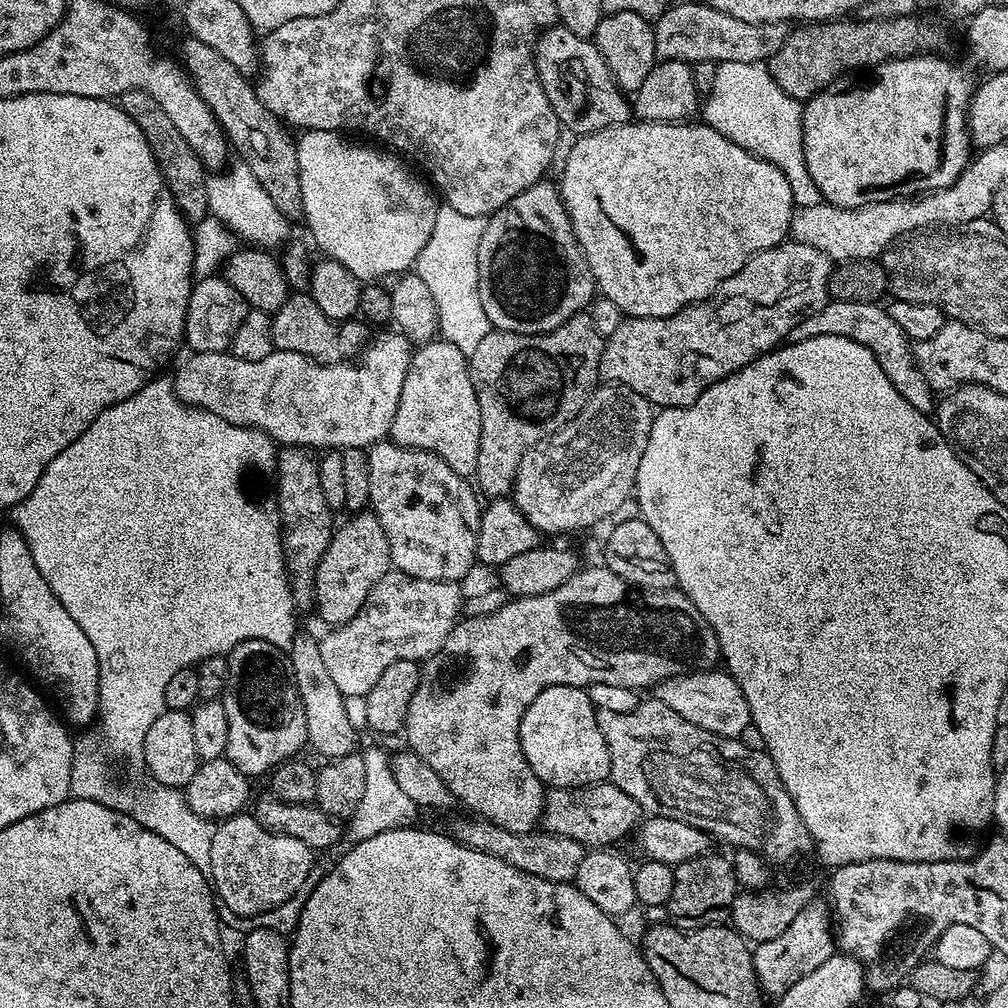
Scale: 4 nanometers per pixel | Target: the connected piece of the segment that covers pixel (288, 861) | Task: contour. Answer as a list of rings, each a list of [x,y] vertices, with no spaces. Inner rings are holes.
[[[241,814],[216,824],[214,842],[210,846],[210,880],[214,885],[215,895],[219,903],[224,904],[236,916],[262,916],[274,910],[274,906],[282,906],[282,902],[292,899],[299,888],[304,887],[314,863],[314,850],[306,846],[306,842],[298,842],[298,838],[279,836],[266,830],[258,823],[255,815]]]

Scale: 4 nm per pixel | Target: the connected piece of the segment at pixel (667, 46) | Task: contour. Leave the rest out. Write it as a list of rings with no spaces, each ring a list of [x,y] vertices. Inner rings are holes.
[[[702,2],[666,7],[654,20],[654,50],[660,60],[687,60],[694,65],[699,60],[717,62],[767,62],[782,46],[790,31],[788,24],[755,24],[730,18],[722,10],[714,10]]]

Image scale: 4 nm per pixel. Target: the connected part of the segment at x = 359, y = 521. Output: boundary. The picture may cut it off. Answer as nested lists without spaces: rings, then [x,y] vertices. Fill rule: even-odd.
[[[365,510],[347,517],[344,525],[332,534],[328,552],[322,556],[316,567],[314,608],[320,611],[328,626],[339,626],[350,622],[358,610],[370,598],[374,586],[393,567],[390,542],[386,542],[386,530],[378,522],[375,512]]]

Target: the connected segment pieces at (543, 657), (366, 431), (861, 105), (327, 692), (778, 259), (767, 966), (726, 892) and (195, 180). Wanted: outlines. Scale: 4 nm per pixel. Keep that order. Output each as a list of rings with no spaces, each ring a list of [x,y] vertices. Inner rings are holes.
[[[606,566],[599,567],[581,567],[566,582],[562,582],[562,586],[558,586],[558,590],[550,590],[550,594],[517,596],[509,599],[508,603],[502,606],[502,610],[498,610],[494,614],[461,619],[450,630],[446,642],[442,642],[438,651],[423,661],[418,690],[414,692],[414,698],[410,700],[410,710],[403,726],[403,731],[408,732],[407,747],[419,755],[423,762],[429,764],[430,769],[434,770],[445,786],[453,792],[457,801],[461,805],[464,803],[472,811],[469,813],[485,820],[492,820],[498,826],[502,826],[514,834],[533,831],[541,823],[544,815],[546,785],[540,781],[538,774],[534,774],[534,770],[530,770],[530,762],[526,762],[526,754],[522,754],[522,742],[520,741],[522,714],[526,714],[526,710],[530,710],[530,702],[534,702],[534,698],[538,698],[538,694],[542,694],[542,690],[559,684],[584,688],[598,682],[606,682],[606,686],[626,686],[637,690],[648,687],[651,689],[661,680],[683,676],[686,672],[715,669],[720,660],[718,638],[714,634],[710,622],[706,622],[706,618],[702,618],[702,614],[698,614],[694,602],[690,602],[690,598],[683,592],[672,588],[637,588],[627,584],[621,576],[614,574]]]
[[[391,330],[384,332],[381,336],[373,335],[370,343],[360,353],[358,362],[345,362],[343,364],[319,364],[318,361],[310,359],[309,356],[303,356],[297,352],[281,352],[274,350],[262,362],[242,362],[242,358],[227,352],[197,352],[189,355],[189,360],[177,370],[174,375],[176,386],[176,396],[182,403],[190,408],[201,408],[207,412],[218,414],[227,424],[237,424],[243,428],[257,428],[259,432],[265,432],[271,440],[280,446],[307,446],[309,449],[317,450],[343,450],[346,448],[369,449],[373,444],[381,443],[391,433],[394,414],[398,410],[398,398],[402,398],[402,382],[406,382],[406,370],[412,361],[414,344],[403,332]]]
[[[921,54],[919,56],[903,56],[897,60],[883,60],[881,64],[873,64],[871,68],[859,74],[848,74],[843,78],[827,84],[820,92],[815,92],[803,105],[802,111],[802,146],[806,170],[814,180],[814,186],[820,191],[820,199],[835,208],[861,208],[867,204],[877,204],[887,200],[915,198],[939,188],[951,186],[968,167],[970,159],[970,137],[968,134],[968,106],[972,103],[974,80],[967,76],[956,64],[943,60],[940,54]]]
[[[304,630],[297,631],[292,645],[286,649],[288,661],[292,664],[292,677],[296,683],[298,694],[302,698],[302,706],[306,710],[306,730],[308,744],[325,761],[337,760],[343,756],[351,756],[357,751],[356,728],[352,725],[352,716],[348,713],[346,698],[338,690],[338,686],[330,678],[326,670],[326,661],[322,658],[319,639]]]
[[[789,239],[783,244],[776,245],[774,248],[762,250],[750,257],[742,266],[742,270],[738,270],[733,276],[726,278],[726,282],[718,285],[716,291],[707,300],[699,300],[697,304],[689,304],[688,307],[683,308],[680,312],[675,312],[672,316],[663,316],[662,318],[630,316],[621,319],[621,324],[612,333],[607,333],[604,349],[600,355],[600,375],[605,381],[614,384],[624,384],[630,390],[642,394],[642,398],[649,400],[657,409],[663,410],[665,408],[685,408],[690,406],[711,384],[726,378],[730,374],[734,374],[739,368],[755,360],[757,356],[762,356],[765,352],[771,352],[781,342],[787,341],[790,330],[794,326],[798,326],[798,322],[802,322],[810,313],[816,312],[821,306],[828,303],[830,299],[828,295],[828,275],[831,274],[833,267],[833,261],[829,260],[826,254],[822,254],[822,250],[814,250],[814,246],[799,244],[794,239]]]
[[[813,899],[805,905],[778,937],[757,943],[751,949],[756,981],[760,983],[761,993],[765,997],[781,996],[790,990],[790,986],[794,986],[794,982],[798,982],[798,978],[810,974],[810,970],[818,970],[826,958],[834,955],[834,917],[829,905],[821,900]]]
[[[712,855],[690,858],[674,867],[674,894],[670,894],[666,912],[672,915],[671,923],[677,928],[705,928],[711,924],[724,924],[729,919],[731,906],[738,895],[733,861],[728,856]]]
[[[131,88],[126,90],[118,98],[118,103],[123,112],[130,114],[134,122],[138,124],[138,130],[146,134],[146,142],[158,162],[160,172],[164,175],[164,185],[170,190],[178,210],[189,222],[203,220],[209,215],[208,211],[208,182],[209,177],[206,175],[204,163],[190,150],[186,138],[178,134],[178,126],[170,122],[170,117],[158,102],[146,90],[141,88]]]

